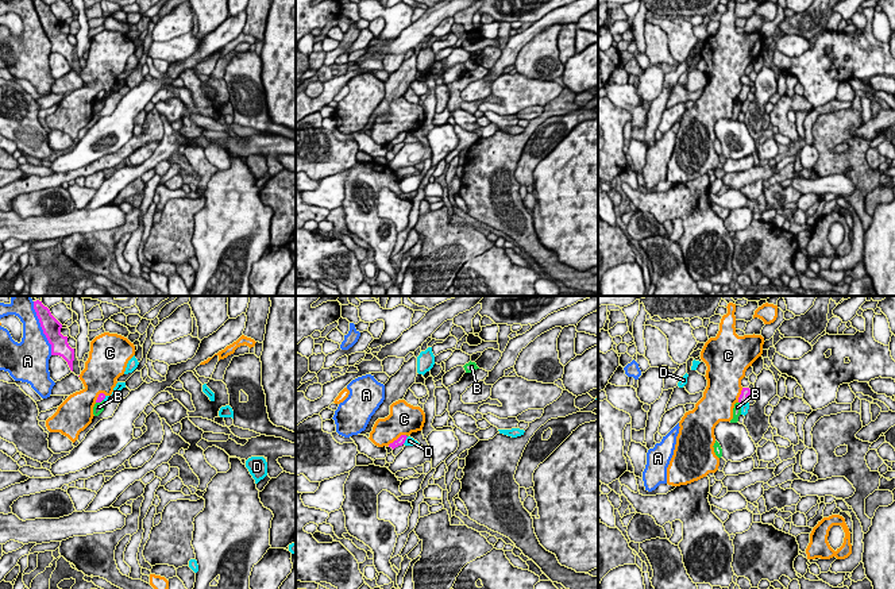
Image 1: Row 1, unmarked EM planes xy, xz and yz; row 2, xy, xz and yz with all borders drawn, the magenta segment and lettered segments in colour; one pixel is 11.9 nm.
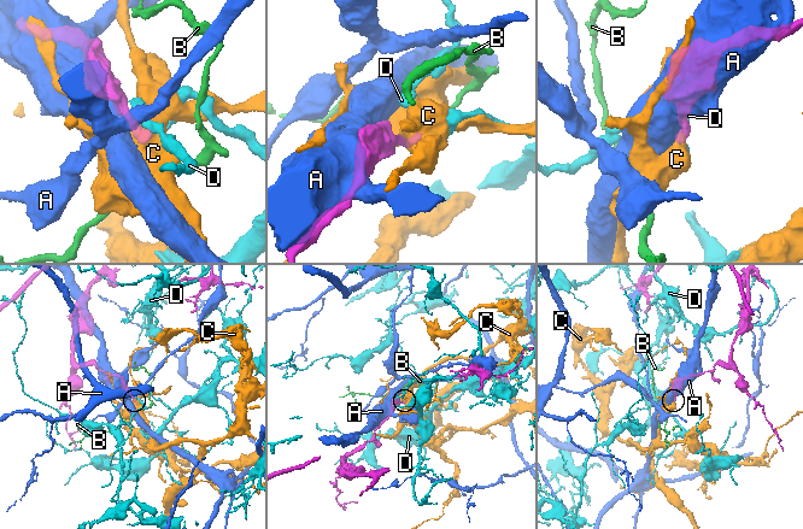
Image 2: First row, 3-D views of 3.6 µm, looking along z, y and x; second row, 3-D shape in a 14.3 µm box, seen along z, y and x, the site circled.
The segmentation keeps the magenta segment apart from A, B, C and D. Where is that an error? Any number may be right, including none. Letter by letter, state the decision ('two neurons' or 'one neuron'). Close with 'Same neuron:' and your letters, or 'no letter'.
A: two neurons
B: two neurons
C: two neurons
D: two neurons
Same neuron: no letter

